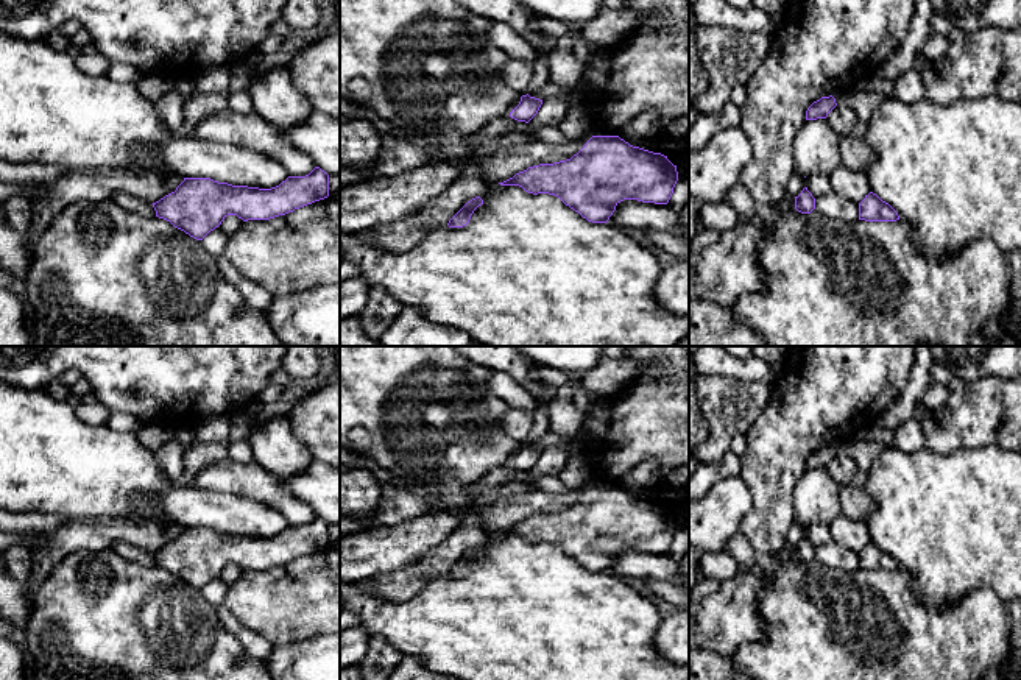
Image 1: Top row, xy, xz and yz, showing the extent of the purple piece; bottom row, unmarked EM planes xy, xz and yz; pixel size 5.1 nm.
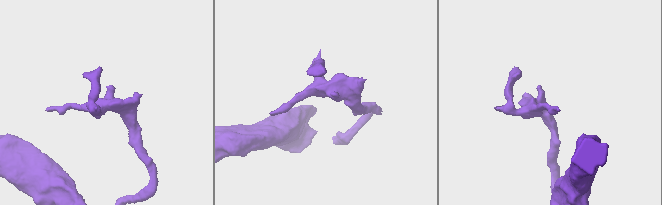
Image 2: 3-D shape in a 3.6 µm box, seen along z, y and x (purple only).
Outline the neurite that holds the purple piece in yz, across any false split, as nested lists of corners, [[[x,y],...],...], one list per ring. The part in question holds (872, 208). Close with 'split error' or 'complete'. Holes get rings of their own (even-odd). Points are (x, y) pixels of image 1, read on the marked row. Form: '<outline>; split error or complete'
[[[870,192],[859,203],[859,220],[865,221],[896,221],[899,220],[898,212],[876,193]]]; complete

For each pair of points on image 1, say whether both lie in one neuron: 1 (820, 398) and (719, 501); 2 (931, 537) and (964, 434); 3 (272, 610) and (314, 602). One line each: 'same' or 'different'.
1: different
2: different
3: same

